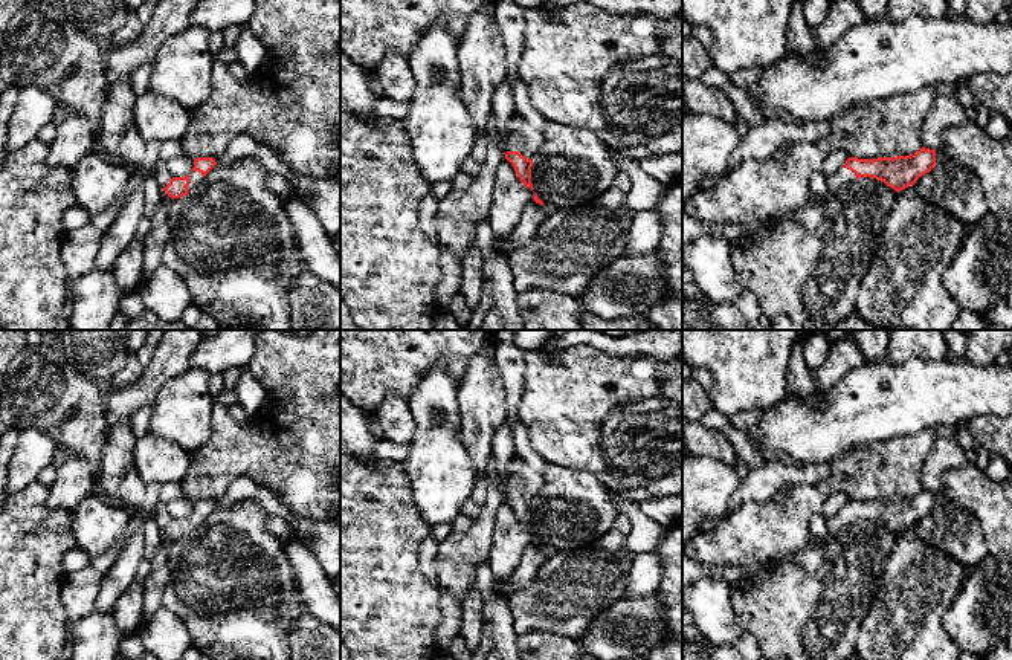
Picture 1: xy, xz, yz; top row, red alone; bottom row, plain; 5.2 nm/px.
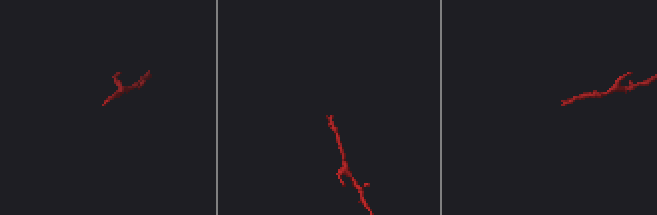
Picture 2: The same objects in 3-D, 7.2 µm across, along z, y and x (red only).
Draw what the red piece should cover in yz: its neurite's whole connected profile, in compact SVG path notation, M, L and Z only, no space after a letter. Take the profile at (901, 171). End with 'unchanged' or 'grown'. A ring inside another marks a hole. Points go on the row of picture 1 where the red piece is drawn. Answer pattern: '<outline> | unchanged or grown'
M922 147L914 154L878 159L849 157L844 167L827 177L827 192L835 196L840 189L861 177L873 177L896 192L914 185L919 177L936 167L936 150Z | grown

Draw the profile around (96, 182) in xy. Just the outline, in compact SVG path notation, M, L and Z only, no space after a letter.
M96 150L84 154L70 173L76 205L92 218L114 205L131 176L124 165L102 157Z

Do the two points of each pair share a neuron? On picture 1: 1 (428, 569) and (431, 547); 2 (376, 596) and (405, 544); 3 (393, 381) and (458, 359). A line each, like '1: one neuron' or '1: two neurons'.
1: one neuron
2: one neuron
3: one neuron

